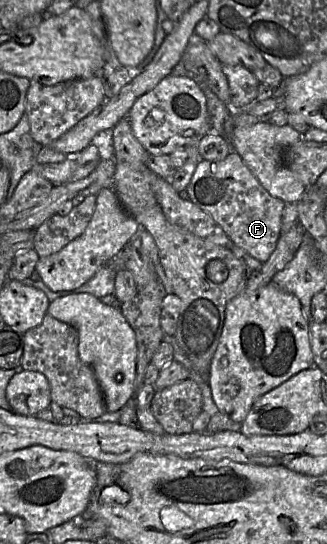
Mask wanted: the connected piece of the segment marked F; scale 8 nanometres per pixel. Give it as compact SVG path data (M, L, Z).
M235 151L221 161L201 160L186 188L186 197L207 212L229 239L261 263L274 252L281 234L285 202L272 196Z

